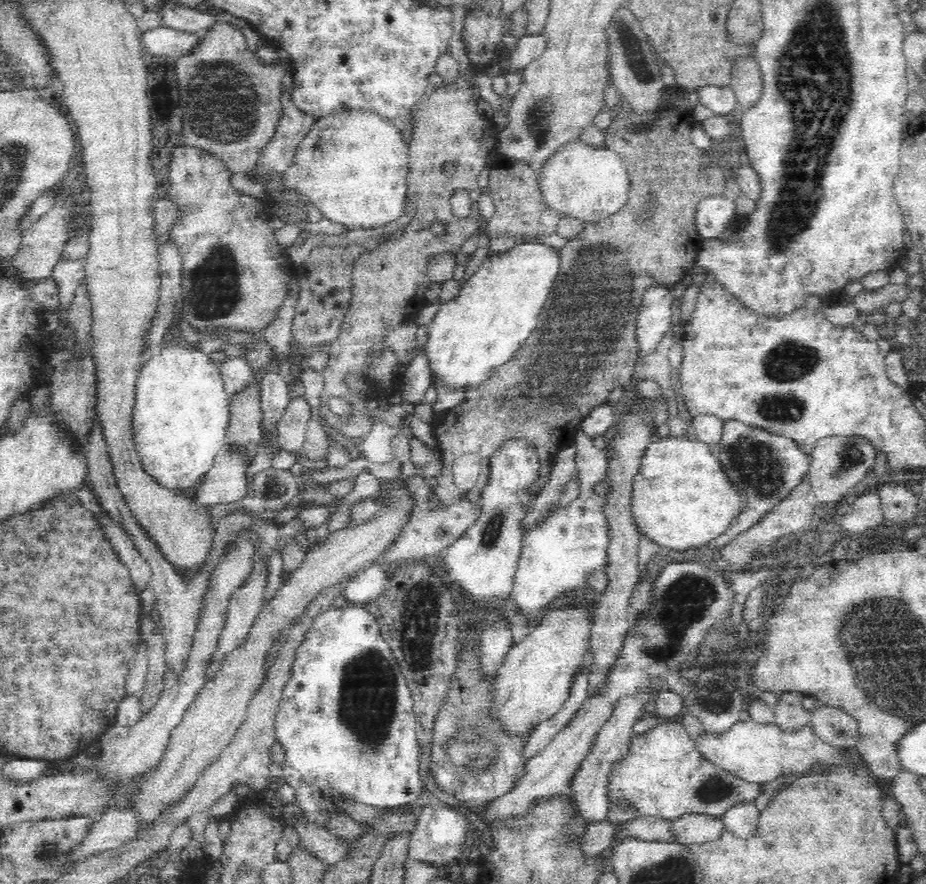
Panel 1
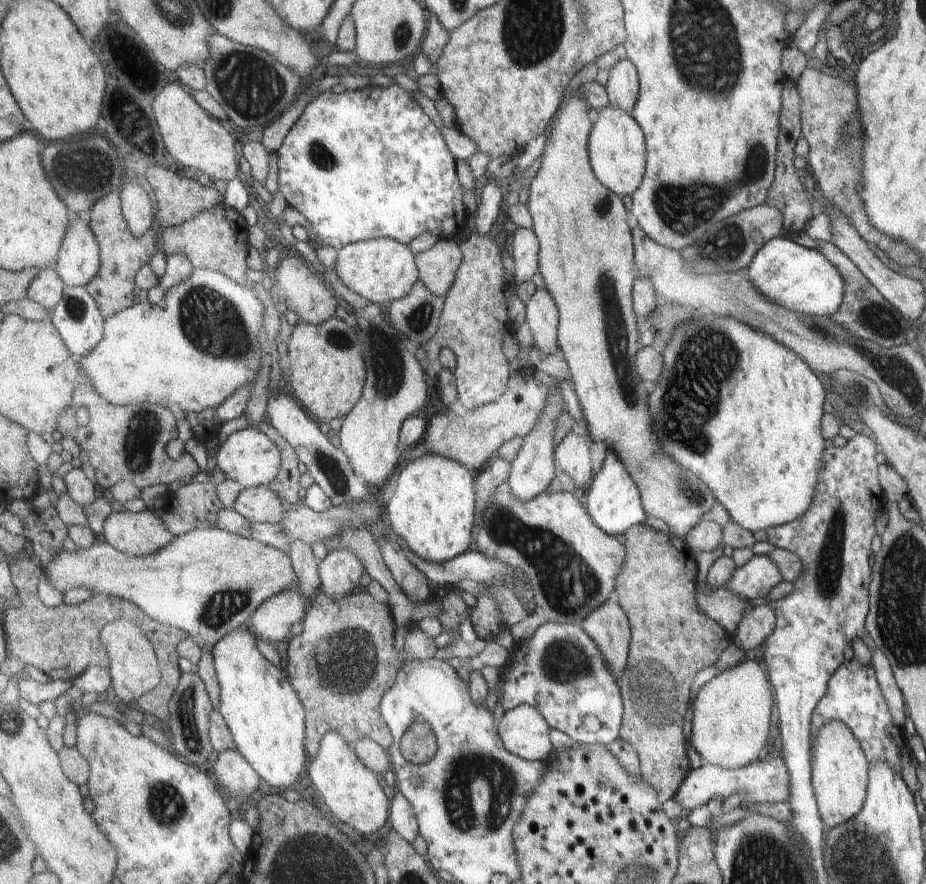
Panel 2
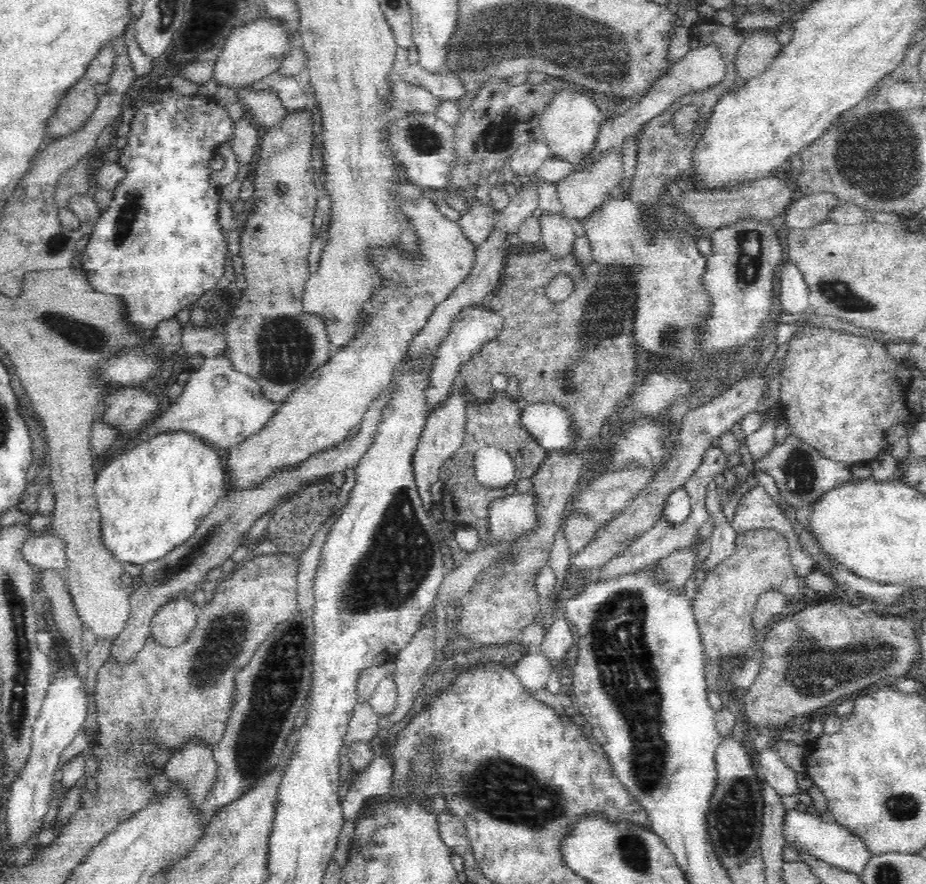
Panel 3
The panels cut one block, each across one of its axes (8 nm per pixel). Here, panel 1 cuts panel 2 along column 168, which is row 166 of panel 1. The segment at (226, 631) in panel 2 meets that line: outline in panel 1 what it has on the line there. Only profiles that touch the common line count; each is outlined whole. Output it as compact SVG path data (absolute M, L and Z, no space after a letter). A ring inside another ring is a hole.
M578 140L564 144L550 159L538 173L540 190L550 208L578 220L596 222L626 204L629 176L622 157L608 147L594 147Z

